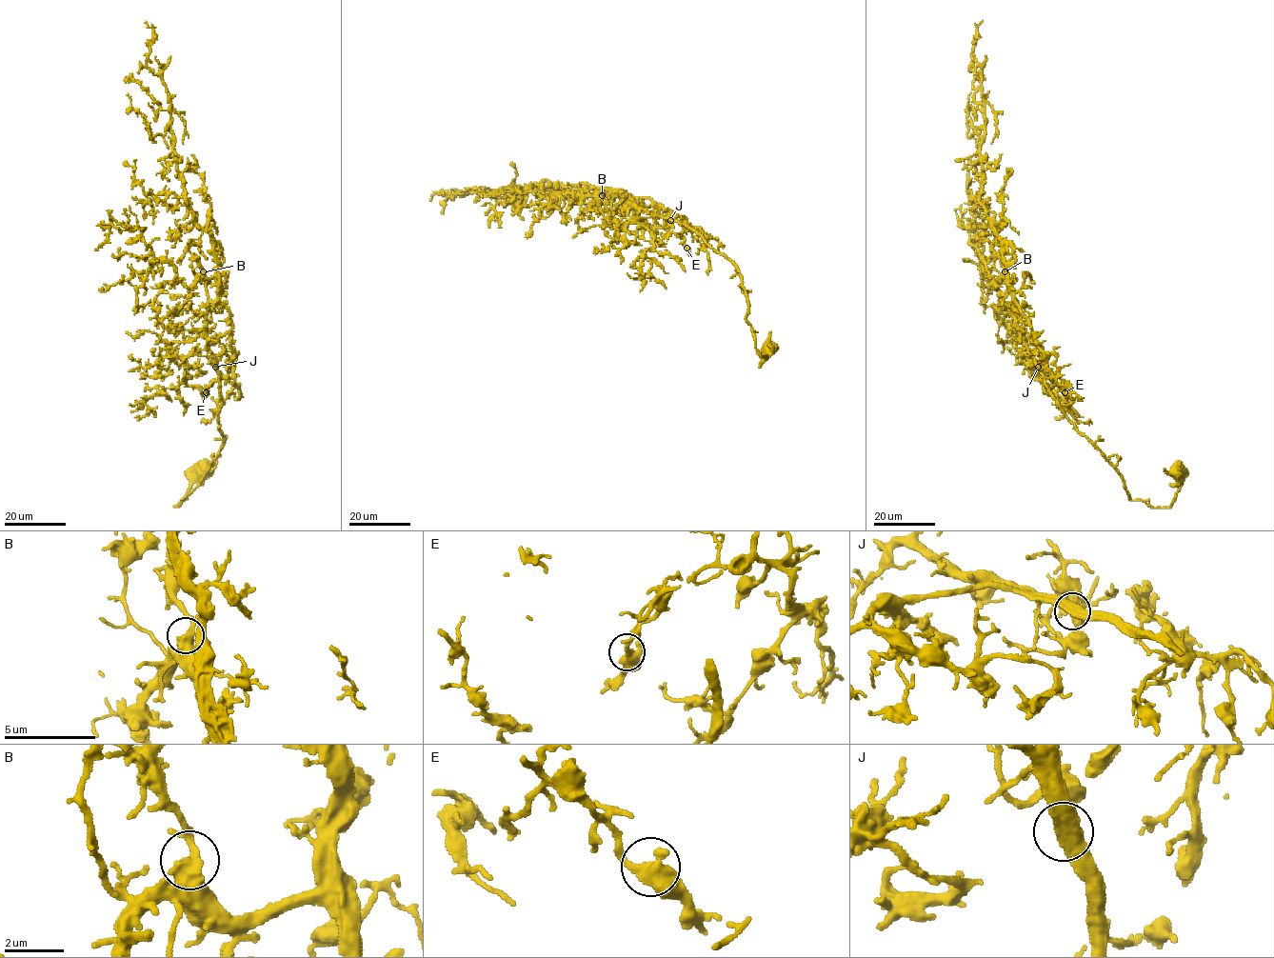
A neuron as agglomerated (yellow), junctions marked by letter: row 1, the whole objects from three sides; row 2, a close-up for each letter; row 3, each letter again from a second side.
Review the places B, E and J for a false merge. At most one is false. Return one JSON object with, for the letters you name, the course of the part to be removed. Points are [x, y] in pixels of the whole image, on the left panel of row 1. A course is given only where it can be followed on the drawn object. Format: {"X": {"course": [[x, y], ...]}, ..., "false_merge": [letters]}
{"false_merge": []}

